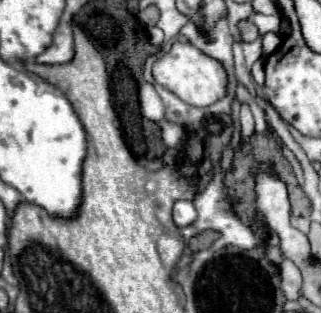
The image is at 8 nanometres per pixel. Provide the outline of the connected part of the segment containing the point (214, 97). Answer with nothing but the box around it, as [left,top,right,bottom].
[154,42,228,108]

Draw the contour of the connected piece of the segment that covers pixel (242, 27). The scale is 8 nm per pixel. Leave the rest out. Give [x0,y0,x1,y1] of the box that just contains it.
[238,20,260,42]

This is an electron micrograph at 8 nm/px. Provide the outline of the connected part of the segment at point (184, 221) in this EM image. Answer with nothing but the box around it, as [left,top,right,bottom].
[172,200,196,228]

